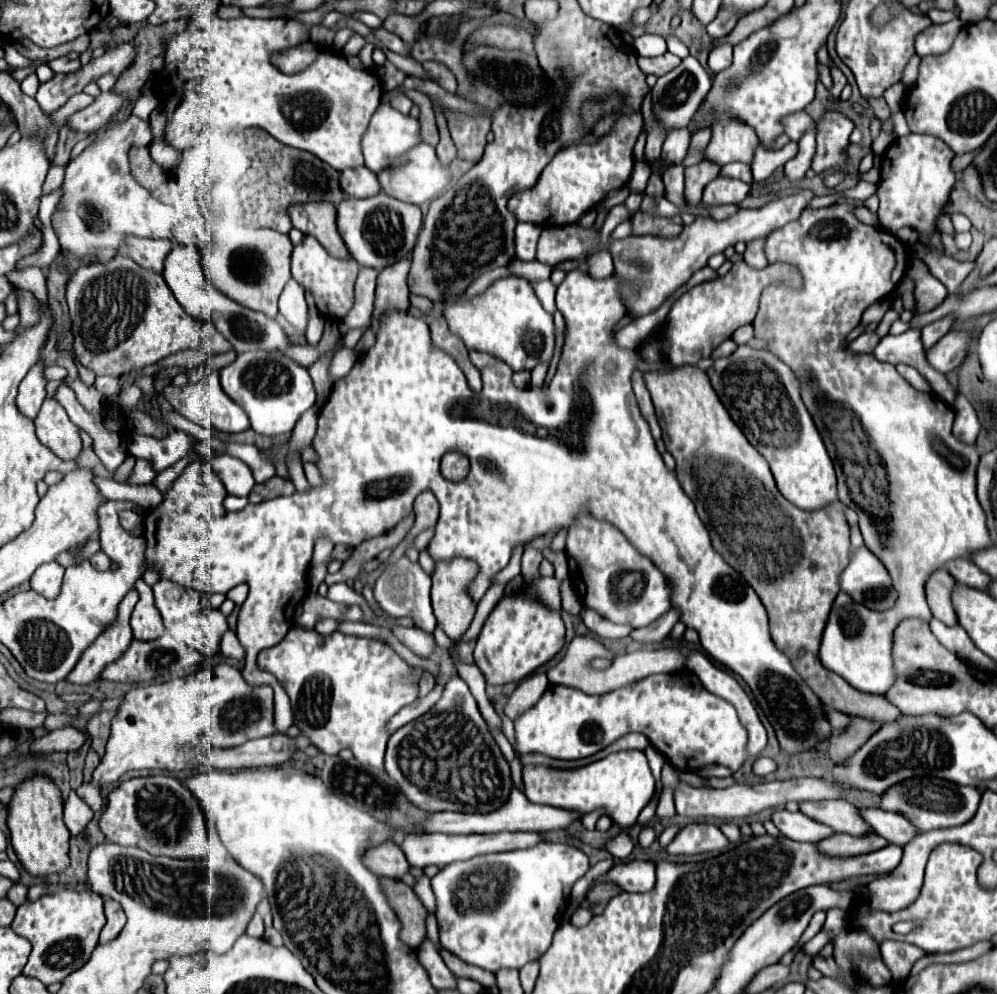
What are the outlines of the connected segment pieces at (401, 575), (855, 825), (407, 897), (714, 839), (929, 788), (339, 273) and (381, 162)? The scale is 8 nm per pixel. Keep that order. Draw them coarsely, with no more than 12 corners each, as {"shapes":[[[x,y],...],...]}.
{"shapes":[[[407,556],[375,582],[393,618],[435,630],[431,576]],[[847,800],[801,802],[799,810],[851,836],[873,834]],[[381,878],[403,924],[417,950],[427,936],[427,908],[405,882]],[[689,824],[665,848],[671,856],[729,848],[715,824]],[[935,778],[901,782],[879,808],[903,814],[921,832],[961,826],[981,792]],[[313,236],[291,254],[291,274],[323,318],[353,306],[359,264],[333,258]],[[381,104],[363,140],[375,174],[421,144],[419,120]]]}

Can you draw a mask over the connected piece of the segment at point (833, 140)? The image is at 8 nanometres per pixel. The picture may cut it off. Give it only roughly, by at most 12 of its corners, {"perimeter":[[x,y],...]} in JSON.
{"perimeter":[[839,112],[817,122],[813,172],[847,168],[855,124]]}

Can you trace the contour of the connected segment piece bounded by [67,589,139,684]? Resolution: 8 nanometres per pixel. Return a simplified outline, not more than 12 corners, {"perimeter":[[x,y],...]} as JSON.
{"perimeter":[[135,589],[119,604],[115,624],[83,652],[67,676],[95,682],[133,640]]}

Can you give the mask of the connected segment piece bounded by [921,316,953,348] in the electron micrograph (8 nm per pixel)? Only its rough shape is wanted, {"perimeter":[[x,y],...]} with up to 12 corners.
{"perimeter":[[951,316],[921,330],[923,346],[931,346],[951,330]]}

